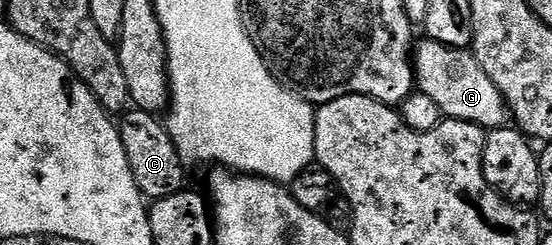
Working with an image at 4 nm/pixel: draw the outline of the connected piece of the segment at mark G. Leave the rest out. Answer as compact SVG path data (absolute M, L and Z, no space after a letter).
M429 40L420 42L412 50L417 89L424 96L429 96L442 109L447 119L475 122L483 128L502 128L507 125L508 111L504 96L500 96L500 88L496 88L496 84L488 80L488 72L480 68L469 49L457 50Z

